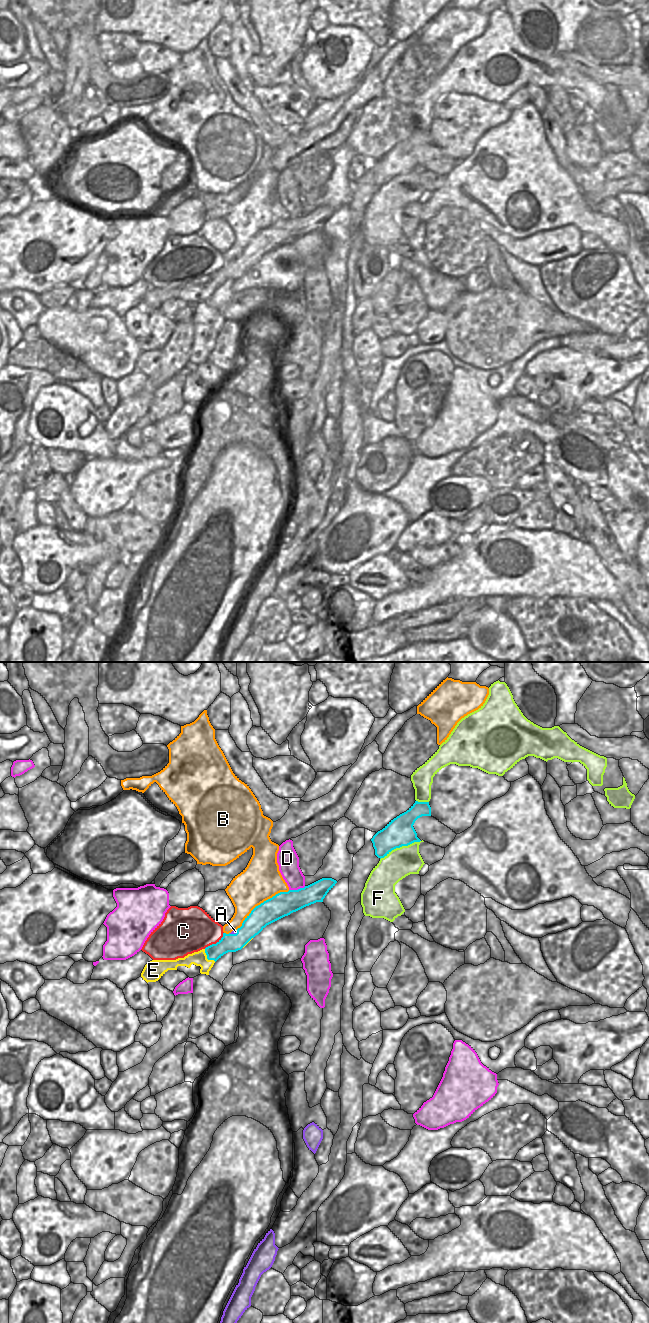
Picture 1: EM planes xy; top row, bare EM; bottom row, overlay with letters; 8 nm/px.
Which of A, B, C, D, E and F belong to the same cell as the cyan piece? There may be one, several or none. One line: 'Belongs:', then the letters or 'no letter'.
Belongs: E

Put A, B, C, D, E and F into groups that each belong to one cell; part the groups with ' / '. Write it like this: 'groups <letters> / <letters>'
groups A / B / C / D / E / F

